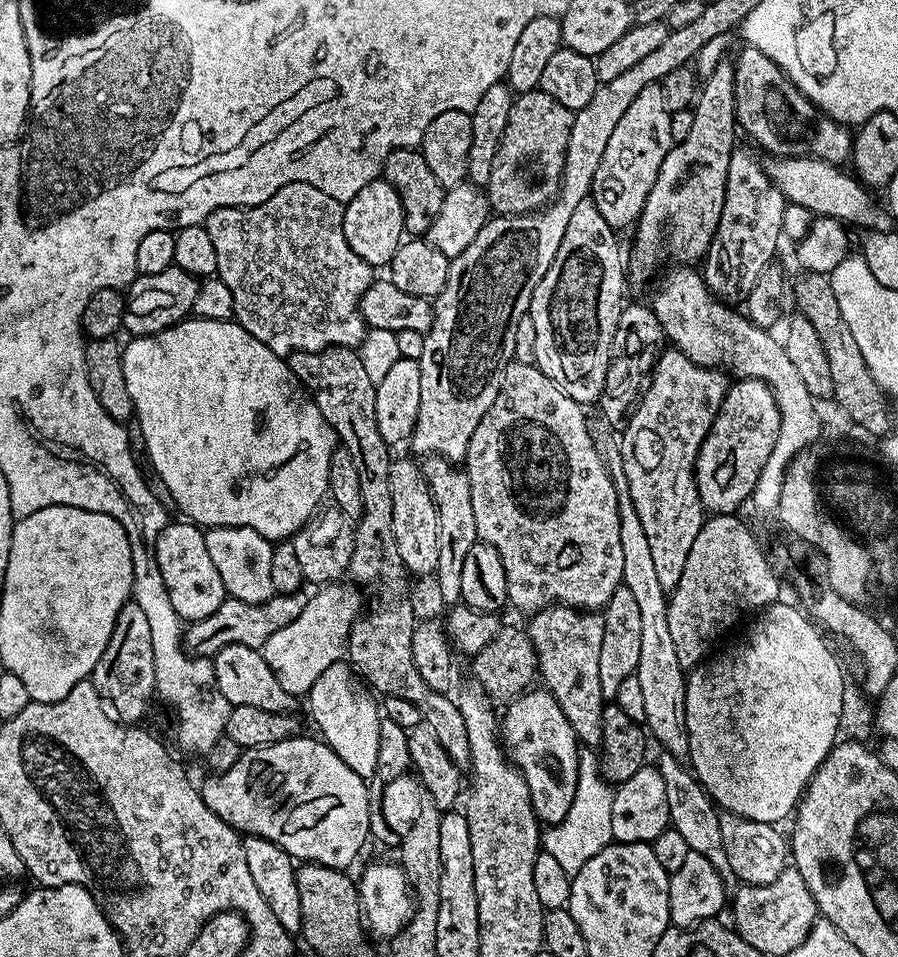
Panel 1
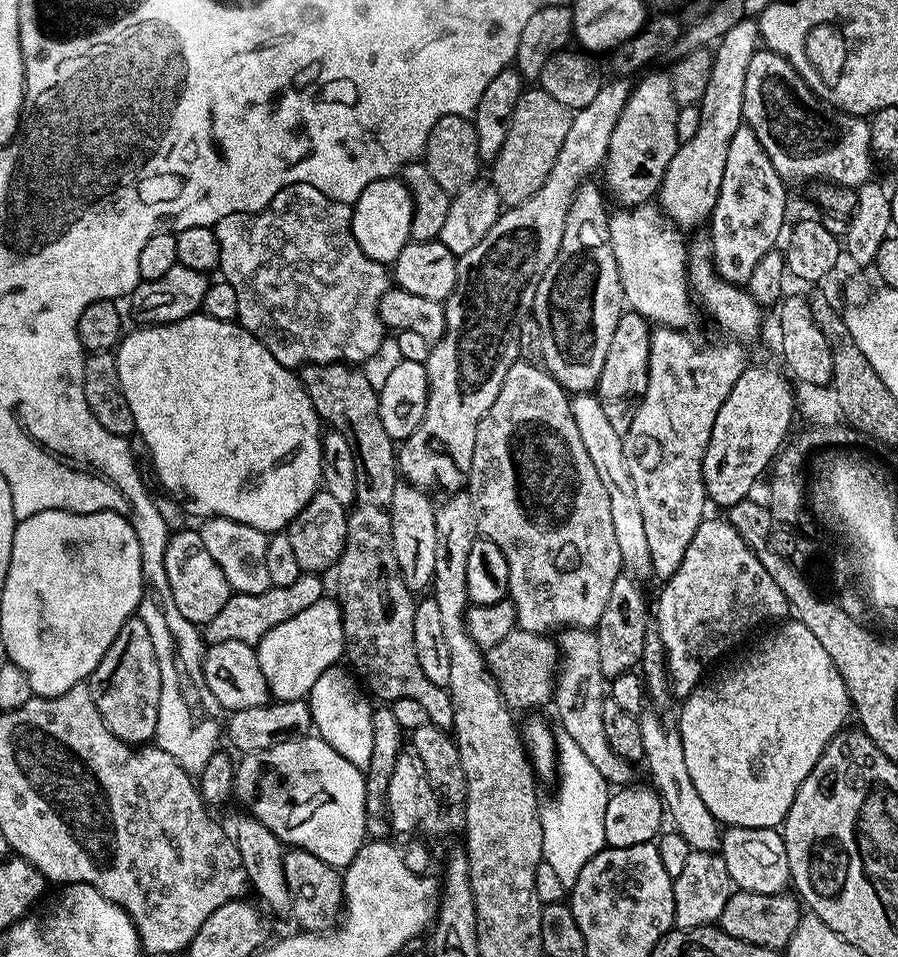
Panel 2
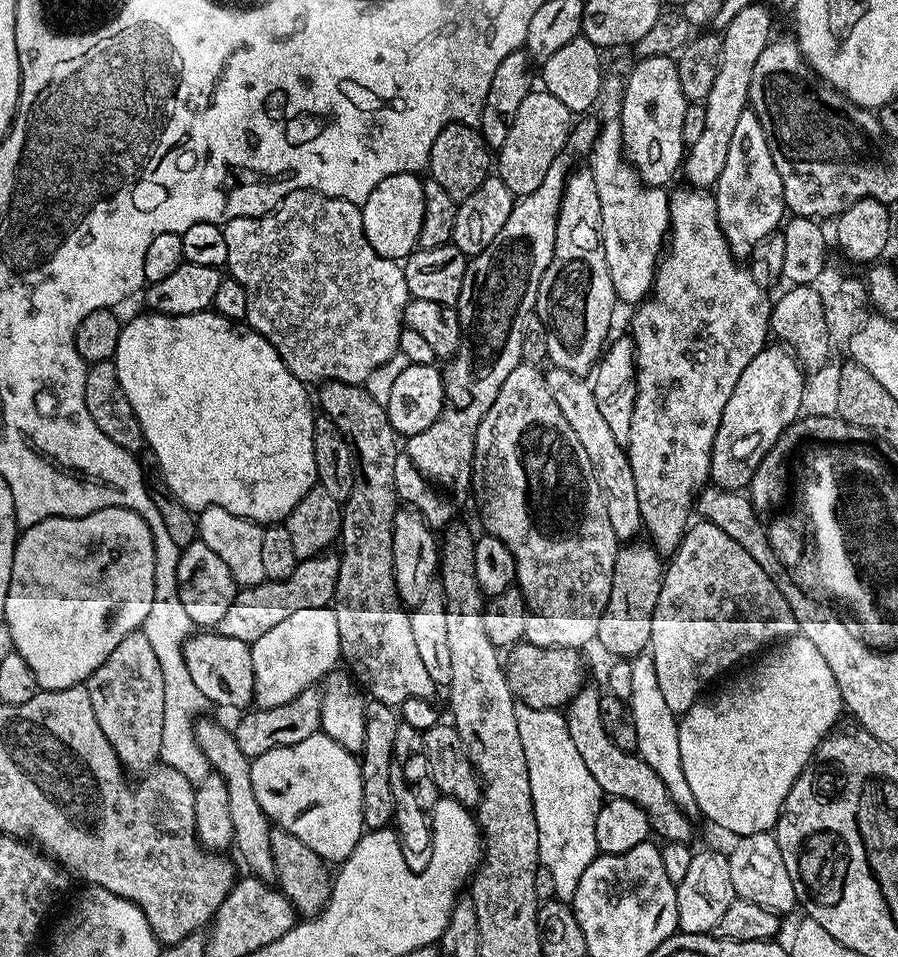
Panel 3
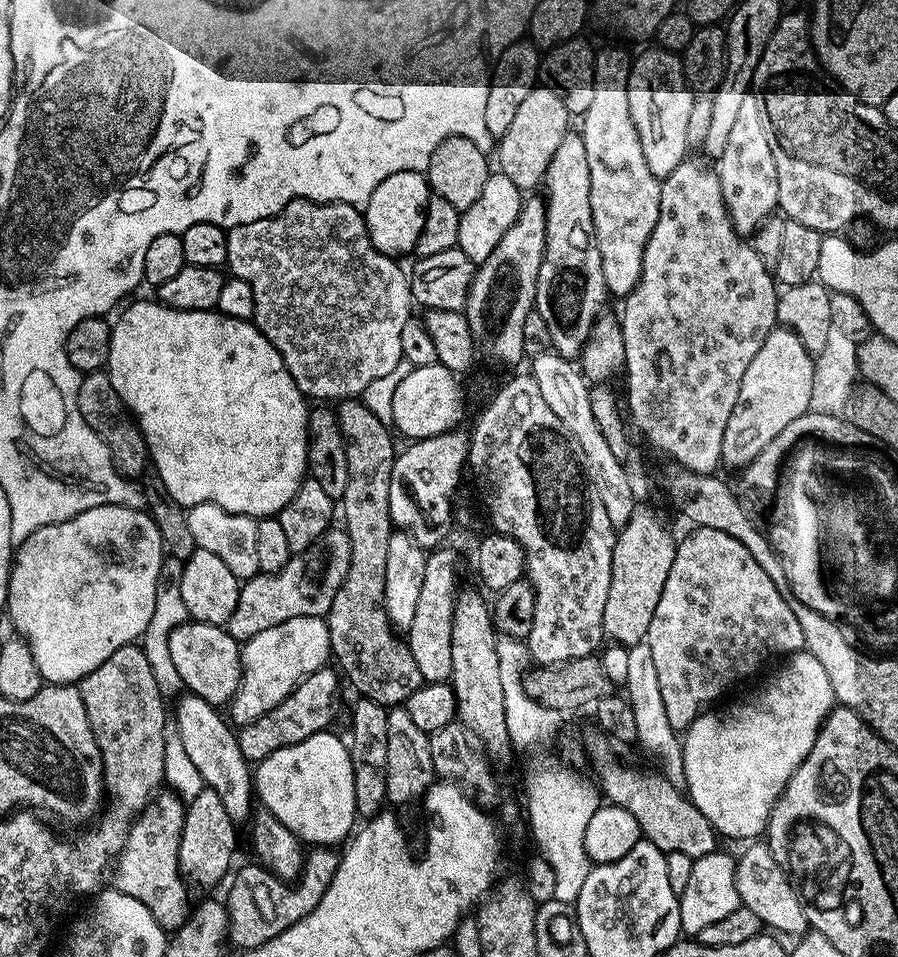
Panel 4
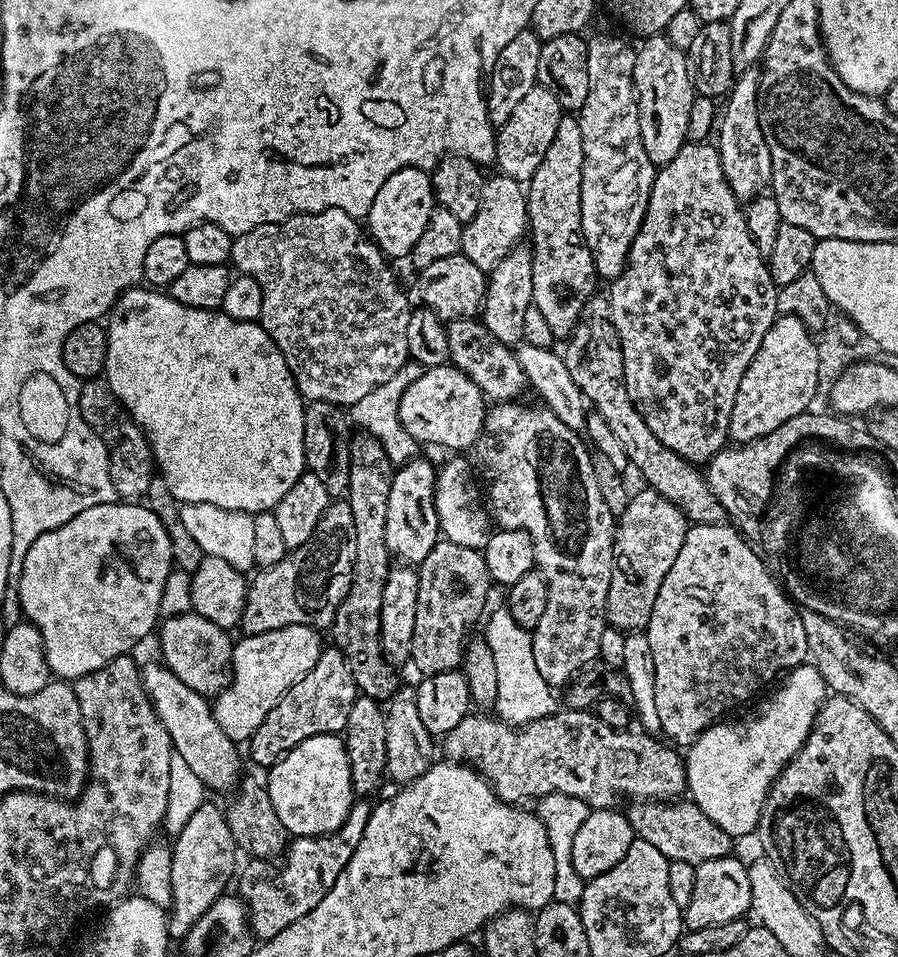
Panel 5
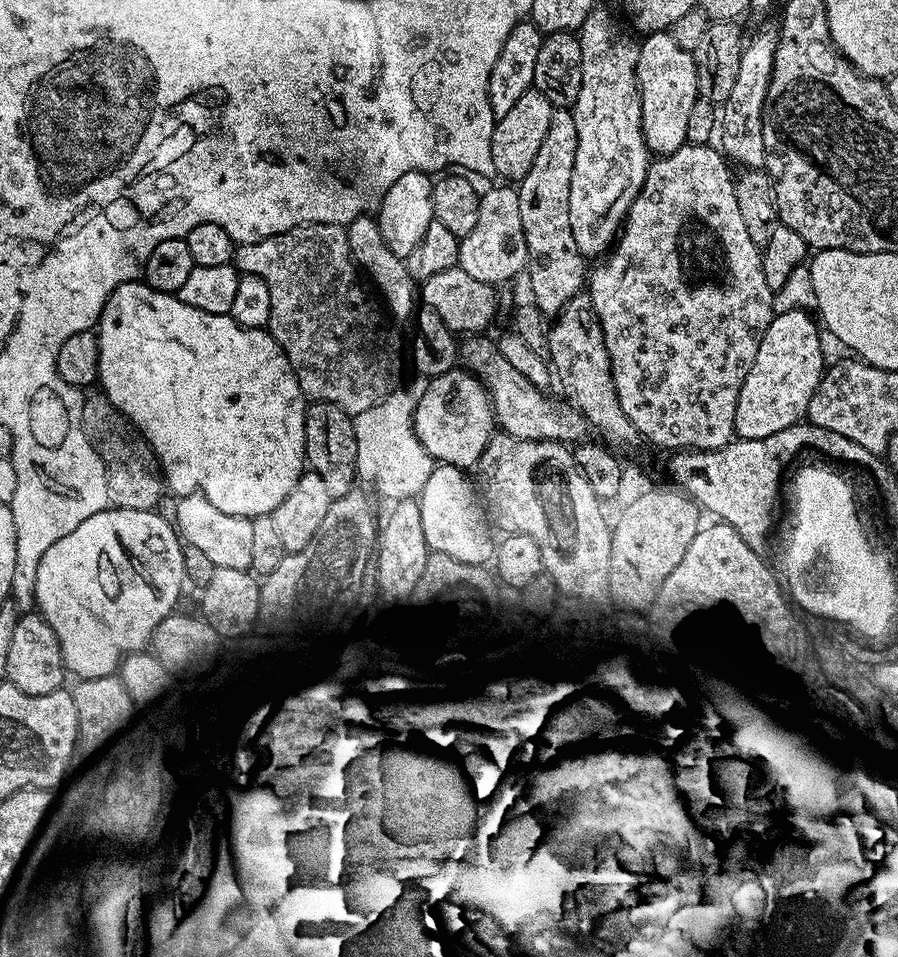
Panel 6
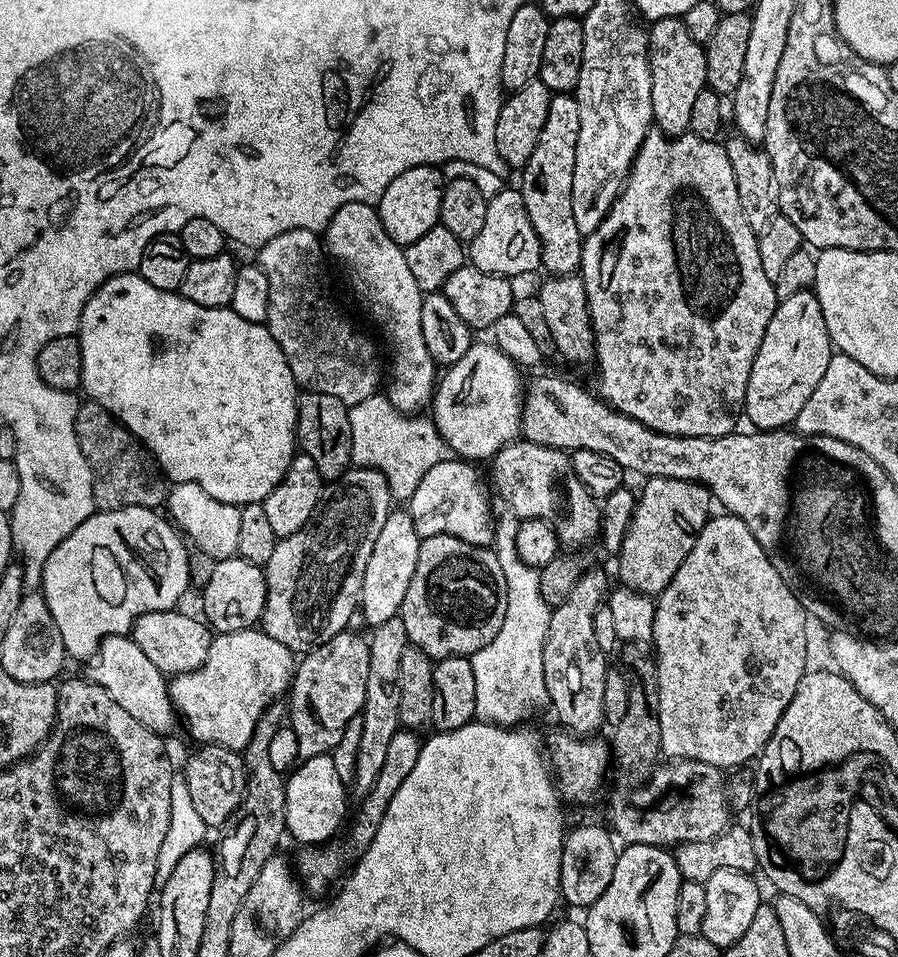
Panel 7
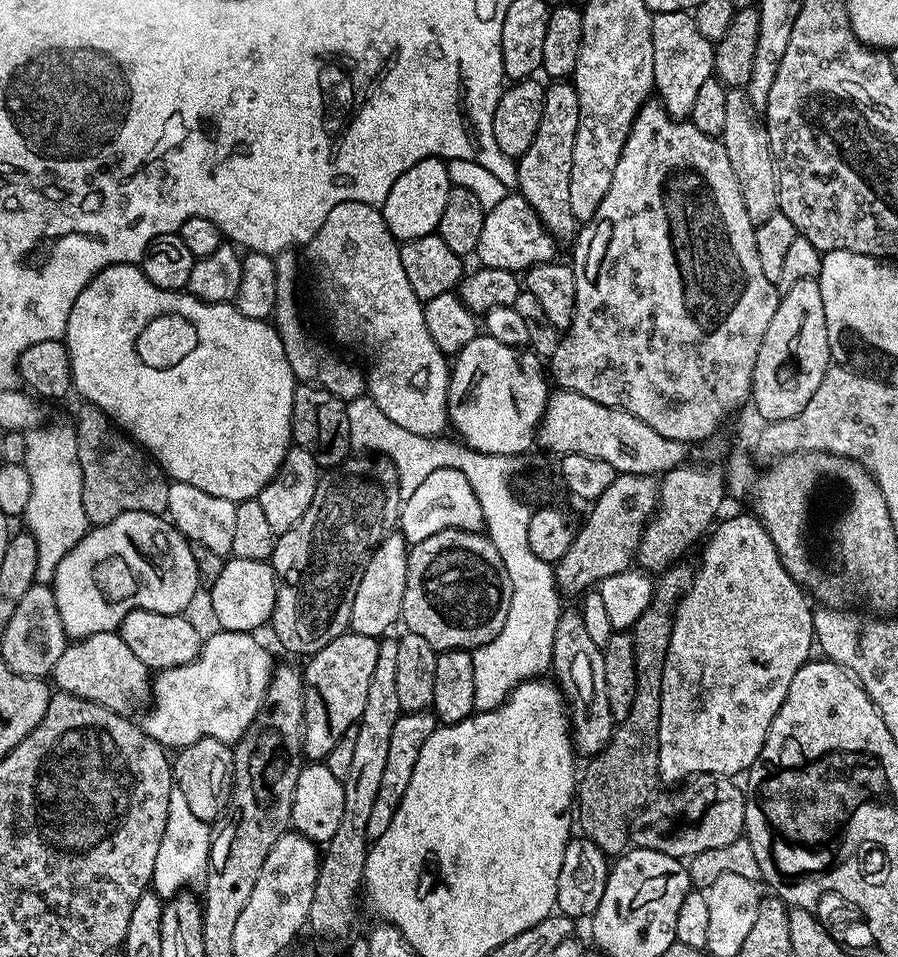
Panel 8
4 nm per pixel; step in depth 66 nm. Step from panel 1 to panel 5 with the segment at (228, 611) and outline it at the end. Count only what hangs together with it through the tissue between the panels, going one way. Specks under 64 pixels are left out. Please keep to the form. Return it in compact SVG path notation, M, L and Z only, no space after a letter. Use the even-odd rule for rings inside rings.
M329 503L312 539L291 549L282 562L259 569L251 577L239 627L250 636L299 624L311 624L317 630L331 629L334 614L350 590L358 550L357 539L354 514L350 512L348 503Z

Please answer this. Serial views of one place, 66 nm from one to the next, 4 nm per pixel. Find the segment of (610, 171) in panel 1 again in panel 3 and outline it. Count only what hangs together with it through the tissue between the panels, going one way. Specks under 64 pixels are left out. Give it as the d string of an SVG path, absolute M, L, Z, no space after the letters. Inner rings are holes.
M655 56L645 60L637 59L632 73L624 80L624 99L620 102L620 143L626 160L636 167L639 183L645 186L668 186L672 175L679 173L686 155L686 145L682 138L682 118L690 101L682 94L682 84L678 82L678 70L671 56Z

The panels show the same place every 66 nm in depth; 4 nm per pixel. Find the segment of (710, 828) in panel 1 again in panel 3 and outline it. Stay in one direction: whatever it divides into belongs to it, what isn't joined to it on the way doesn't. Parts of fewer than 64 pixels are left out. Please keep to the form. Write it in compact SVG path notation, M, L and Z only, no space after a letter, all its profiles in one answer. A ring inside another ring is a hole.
M651 651L640 652L631 657L630 661L632 692L626 703L632 712L634 730L638 734L636 752L646 762L646 766L650 766L650 770L662 778L662 786L670 790L670 798L674 798L676 805L688 816L695 817L698 809L690 785L686 783L686 774L682 771L682 754L678 750L680 721L677 713L672 712L662 698L662 689L658 686L658 670L654 670Z

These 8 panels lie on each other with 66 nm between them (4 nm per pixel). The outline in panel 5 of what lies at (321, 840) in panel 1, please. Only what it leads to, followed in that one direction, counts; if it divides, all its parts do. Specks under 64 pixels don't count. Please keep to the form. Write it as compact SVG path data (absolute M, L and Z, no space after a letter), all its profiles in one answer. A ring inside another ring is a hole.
M336 734L306 738L306 742L302 742L294 750L290 750L273 768L267 769L266 783L270 802L274 802L274 810L278 810L278 818L282 822L285 832L293 837L325 836L331 832L337 832L346 822L348 812L354 803L348 751L344 749L343 739Z

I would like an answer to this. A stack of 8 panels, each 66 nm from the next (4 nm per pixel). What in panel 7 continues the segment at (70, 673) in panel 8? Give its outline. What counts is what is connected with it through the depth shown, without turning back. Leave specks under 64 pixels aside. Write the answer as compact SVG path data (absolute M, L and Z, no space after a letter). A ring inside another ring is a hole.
M131 635L108 636L100 644L100 649L95 656L87 661L87 679L93 684L102 686L114 698L122 710L130 713L130 718L138 718L142 726L146 726L152 732L168 734L172 723L178 720L178 713L172 706L172 698L168 694L169 681L163 672L142 654L142 650L133 642Z

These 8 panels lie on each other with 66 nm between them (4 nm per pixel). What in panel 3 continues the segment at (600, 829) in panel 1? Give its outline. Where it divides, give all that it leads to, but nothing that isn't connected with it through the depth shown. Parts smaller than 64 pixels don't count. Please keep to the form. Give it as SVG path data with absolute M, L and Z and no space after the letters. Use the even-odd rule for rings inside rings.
M520 704L515 717L530 779L541 867L554 880L555 899L571 903L582 874L599 853L595 827L604 795L575 749L567 717L561 711L535 711Z

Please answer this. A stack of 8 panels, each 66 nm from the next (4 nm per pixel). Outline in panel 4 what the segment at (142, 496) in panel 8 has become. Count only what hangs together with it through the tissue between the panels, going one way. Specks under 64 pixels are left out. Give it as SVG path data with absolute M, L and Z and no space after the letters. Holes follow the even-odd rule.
M107 371L89 372L83 377L78 386L78 410L82 410L82 418L106 442L112 460L120 469L120 475L125 478L140 478L144 469L150 464L148 443L140 432L128 407L118 398L118 390L114 390L114 382L110 382Z

